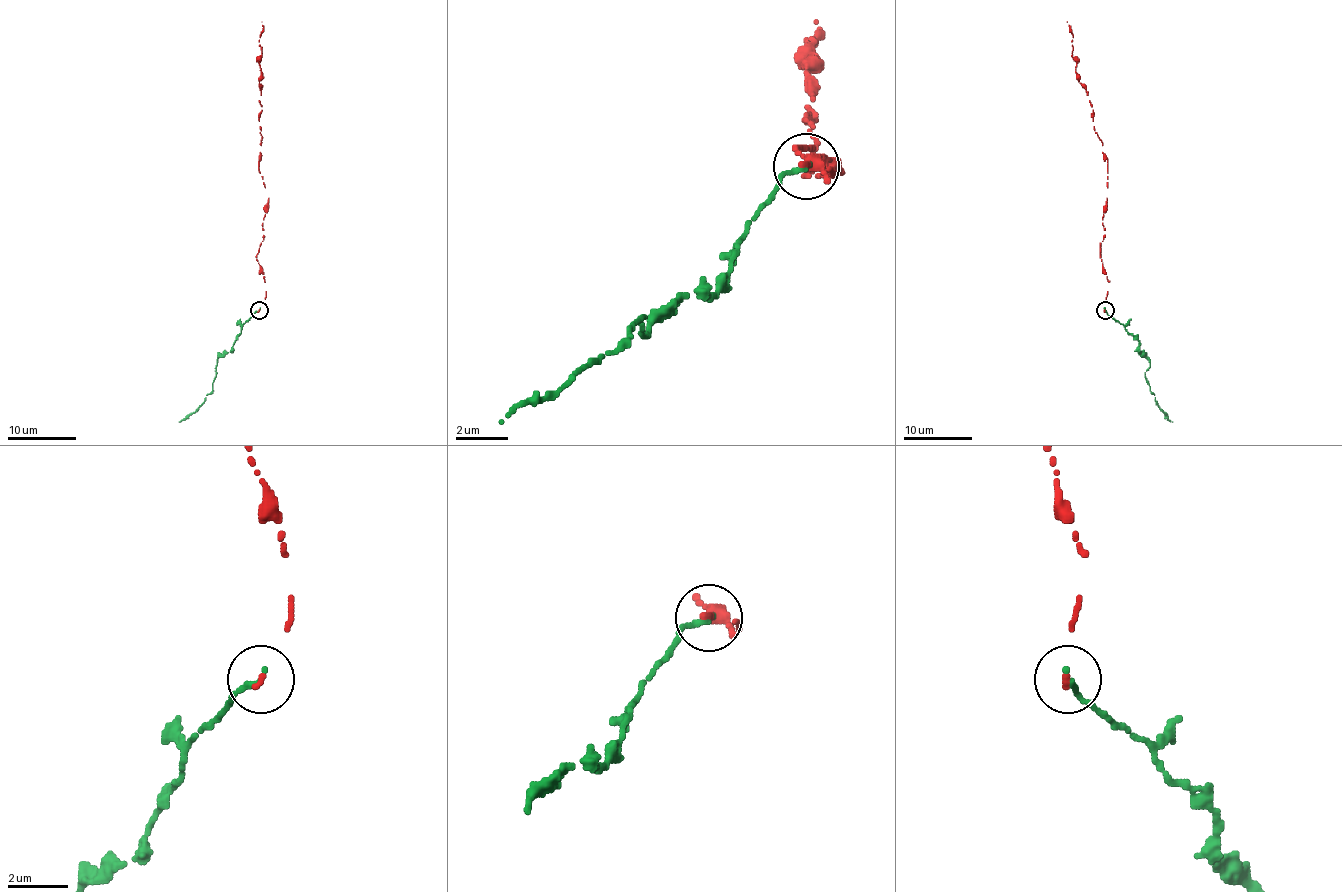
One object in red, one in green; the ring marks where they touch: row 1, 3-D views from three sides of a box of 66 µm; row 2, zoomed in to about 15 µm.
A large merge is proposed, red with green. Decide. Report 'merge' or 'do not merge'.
do not merge

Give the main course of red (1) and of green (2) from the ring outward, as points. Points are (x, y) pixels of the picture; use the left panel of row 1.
1: (258, 310), (265, 298), (265, 281), (257, 253), (264, 240), (262, 222), (269, 198), (258, 171), (262, 22)
2: (258, 310), (243, 324), (229, 352), (224, 352), (217, 361), (212, 390), (193, 412), (179, 421)

